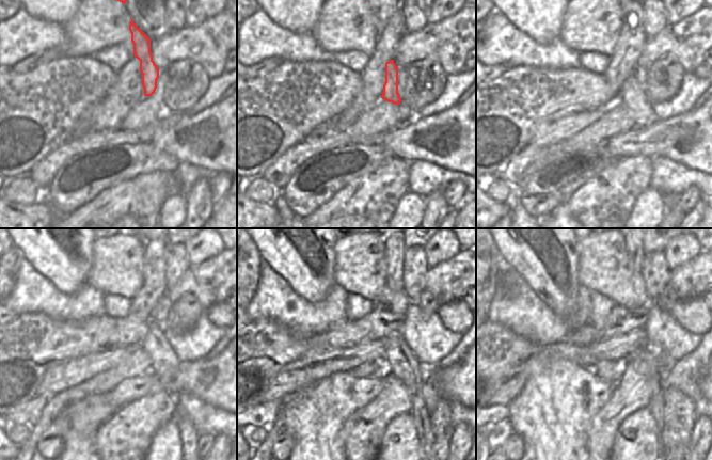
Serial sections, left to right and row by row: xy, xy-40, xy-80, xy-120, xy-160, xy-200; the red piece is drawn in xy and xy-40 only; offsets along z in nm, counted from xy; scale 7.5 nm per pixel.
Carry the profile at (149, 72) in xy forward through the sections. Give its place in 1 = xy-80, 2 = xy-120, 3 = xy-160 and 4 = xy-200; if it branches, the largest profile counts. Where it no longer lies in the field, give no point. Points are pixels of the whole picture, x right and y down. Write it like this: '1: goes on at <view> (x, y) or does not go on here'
1: goes on at xy-80 (632, 95)
2: goes on at xy-120 (165, 362)
3: goes on at xy-160 (404, 364)
4: goes on at xy-200 (655, 406)

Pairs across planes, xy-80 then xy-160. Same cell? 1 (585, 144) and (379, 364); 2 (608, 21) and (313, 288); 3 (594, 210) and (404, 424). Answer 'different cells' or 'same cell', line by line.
1: same cell
2: different cells
3: different cells

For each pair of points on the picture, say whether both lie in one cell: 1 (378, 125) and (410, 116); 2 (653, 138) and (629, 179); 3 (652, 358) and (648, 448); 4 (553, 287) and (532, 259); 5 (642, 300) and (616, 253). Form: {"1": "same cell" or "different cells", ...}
{"1": "same cell", "2": "different cells", "3": "different cells", "4": "same cell", "5": "same cell"}

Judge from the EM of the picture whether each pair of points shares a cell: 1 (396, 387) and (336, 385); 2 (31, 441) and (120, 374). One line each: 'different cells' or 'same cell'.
1: different cells
2: same cell

